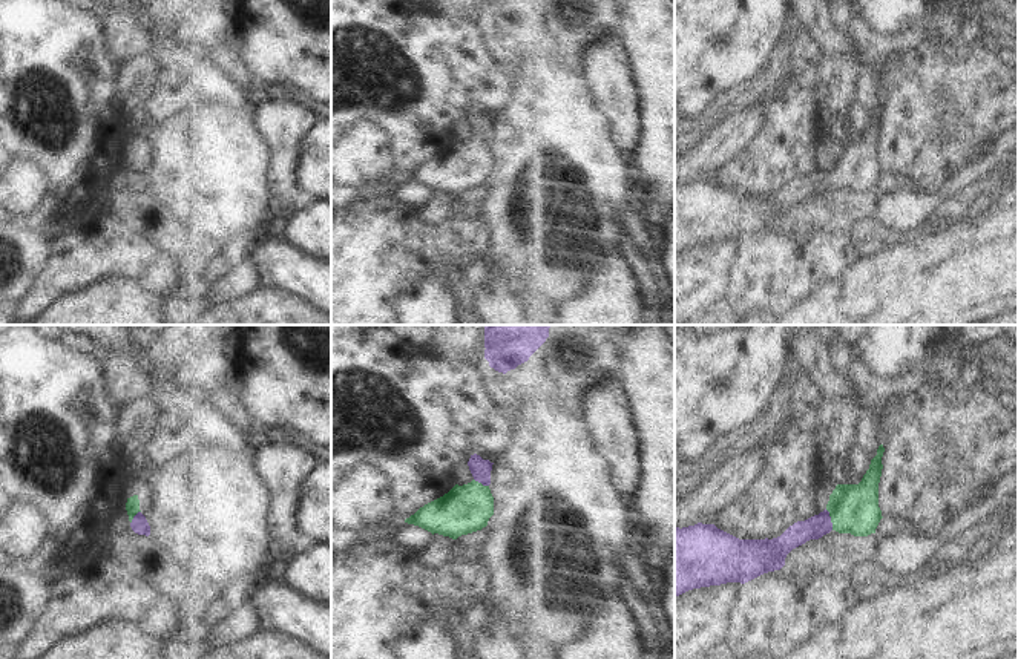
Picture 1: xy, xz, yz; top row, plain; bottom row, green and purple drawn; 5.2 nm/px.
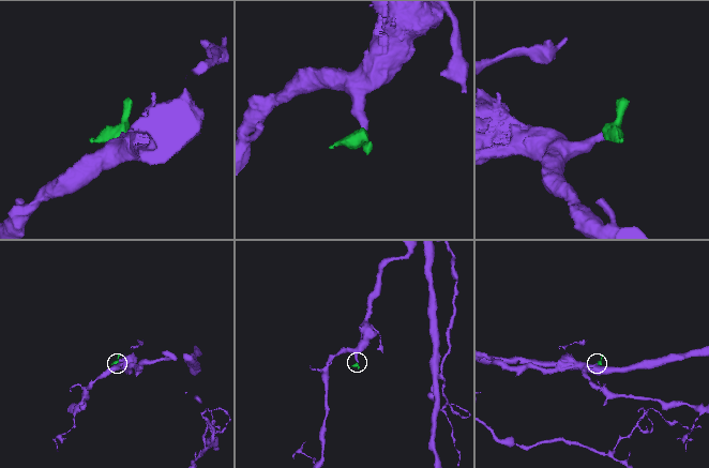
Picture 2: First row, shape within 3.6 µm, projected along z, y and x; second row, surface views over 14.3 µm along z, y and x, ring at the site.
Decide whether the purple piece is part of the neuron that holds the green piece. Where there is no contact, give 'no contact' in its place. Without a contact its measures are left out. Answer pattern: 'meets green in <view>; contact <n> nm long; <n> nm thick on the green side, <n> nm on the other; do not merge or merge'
meets green in yz; contact 120 nm long; 260 nm thick on the green side, 120 nm on the other; merge

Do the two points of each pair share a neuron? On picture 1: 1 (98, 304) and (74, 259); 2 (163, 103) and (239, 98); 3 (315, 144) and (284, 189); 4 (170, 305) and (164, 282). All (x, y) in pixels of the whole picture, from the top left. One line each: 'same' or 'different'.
1: different
2: same
3: different
4: different

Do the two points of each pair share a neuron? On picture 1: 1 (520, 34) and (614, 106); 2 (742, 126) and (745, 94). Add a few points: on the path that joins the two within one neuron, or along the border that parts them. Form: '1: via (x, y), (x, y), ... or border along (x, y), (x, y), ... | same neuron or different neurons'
1: border along (583, 75), (597, 106), (609, 118) | different neurons
2: border along (770, 97), (730, 114), (715, 127) | different neurons

